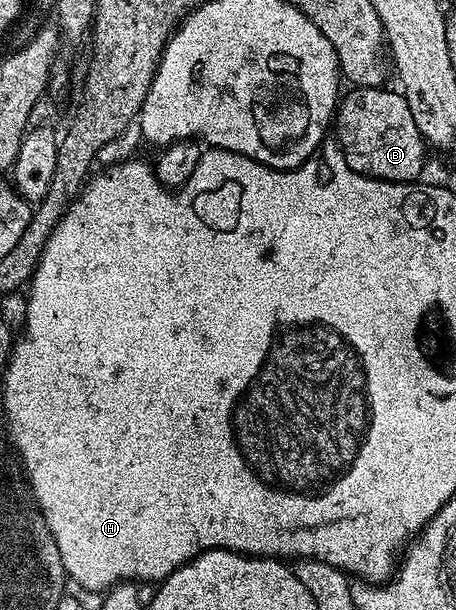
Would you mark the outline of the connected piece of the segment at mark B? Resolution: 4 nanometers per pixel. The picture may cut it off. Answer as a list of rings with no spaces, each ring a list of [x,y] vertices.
[[[354,87],[340,97],[335,113],[336,143],[341,149],[349,171],[370,176],[372,180],[394,180],[407,184],[418,179],[425,168],[427,145],[411,118],[411,106],[407,106],[400,91],[379,88]]]

